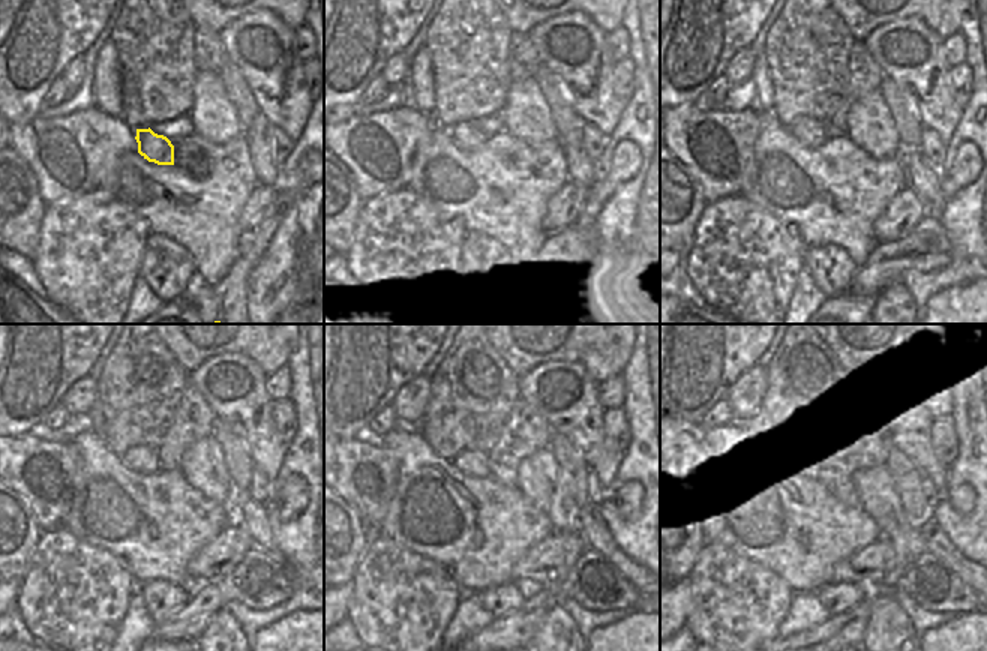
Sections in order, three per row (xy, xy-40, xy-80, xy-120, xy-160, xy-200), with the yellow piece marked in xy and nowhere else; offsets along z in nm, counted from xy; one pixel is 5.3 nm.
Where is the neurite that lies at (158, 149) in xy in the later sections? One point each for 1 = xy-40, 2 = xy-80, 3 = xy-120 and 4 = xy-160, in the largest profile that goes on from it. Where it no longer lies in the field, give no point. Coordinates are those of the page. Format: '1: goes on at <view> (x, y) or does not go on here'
1: goes on at xy-40 (467, 135)
2: goes on at xy-80 (807, 131)
3: goes on at xy-120 (140, 459)
4: goes on at xy-160 (474, 462)

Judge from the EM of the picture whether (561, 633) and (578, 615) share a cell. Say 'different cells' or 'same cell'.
different cells

